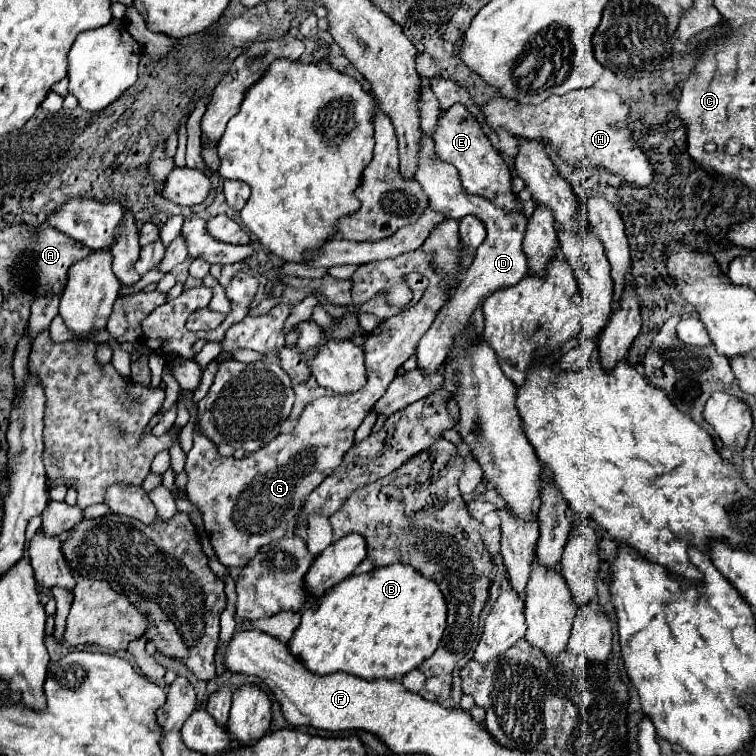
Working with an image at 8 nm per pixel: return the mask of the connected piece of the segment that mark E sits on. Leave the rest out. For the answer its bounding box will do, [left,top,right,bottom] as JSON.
[431,103,521,211]

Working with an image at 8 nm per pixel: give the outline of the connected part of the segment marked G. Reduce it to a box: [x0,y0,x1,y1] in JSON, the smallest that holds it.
[185,251,449,567]

